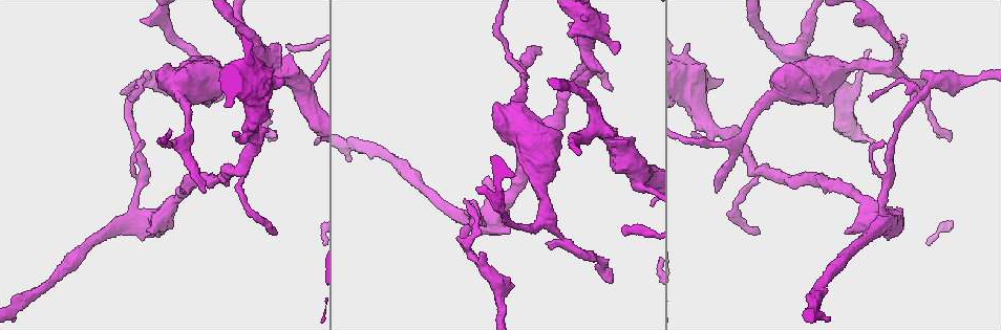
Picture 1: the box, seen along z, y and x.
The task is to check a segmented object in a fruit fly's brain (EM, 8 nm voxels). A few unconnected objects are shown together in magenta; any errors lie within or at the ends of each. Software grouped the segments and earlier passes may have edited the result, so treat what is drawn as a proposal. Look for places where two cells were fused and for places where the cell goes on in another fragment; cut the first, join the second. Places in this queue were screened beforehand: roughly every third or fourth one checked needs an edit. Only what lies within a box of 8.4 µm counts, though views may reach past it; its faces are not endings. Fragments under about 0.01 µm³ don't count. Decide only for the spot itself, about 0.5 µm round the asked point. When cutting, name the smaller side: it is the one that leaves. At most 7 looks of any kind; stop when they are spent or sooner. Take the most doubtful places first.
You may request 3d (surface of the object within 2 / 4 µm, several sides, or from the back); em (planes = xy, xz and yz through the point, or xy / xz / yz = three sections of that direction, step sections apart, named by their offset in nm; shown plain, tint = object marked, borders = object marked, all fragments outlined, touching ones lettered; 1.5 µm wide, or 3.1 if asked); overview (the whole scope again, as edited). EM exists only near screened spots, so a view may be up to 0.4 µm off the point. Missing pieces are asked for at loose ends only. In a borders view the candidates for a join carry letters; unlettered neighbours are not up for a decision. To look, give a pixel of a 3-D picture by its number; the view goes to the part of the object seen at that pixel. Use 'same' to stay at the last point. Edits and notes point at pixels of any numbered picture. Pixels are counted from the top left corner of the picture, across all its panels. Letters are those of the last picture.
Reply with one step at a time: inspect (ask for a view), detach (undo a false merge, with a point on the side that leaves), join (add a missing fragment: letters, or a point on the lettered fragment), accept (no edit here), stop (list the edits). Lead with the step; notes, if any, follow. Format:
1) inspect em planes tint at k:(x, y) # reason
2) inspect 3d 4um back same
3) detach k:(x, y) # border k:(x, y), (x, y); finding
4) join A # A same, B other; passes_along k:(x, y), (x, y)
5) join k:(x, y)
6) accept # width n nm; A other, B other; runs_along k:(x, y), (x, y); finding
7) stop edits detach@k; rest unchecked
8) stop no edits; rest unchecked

inspect 3d 2um at 1:(918, 98) # sharp bend

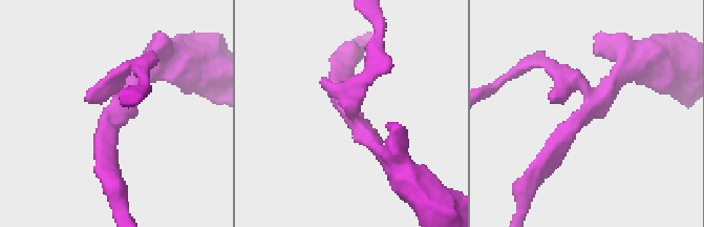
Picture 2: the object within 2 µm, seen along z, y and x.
inspect em xz step 8 tint at 2:(354, 116) # arms 3; need the tissue

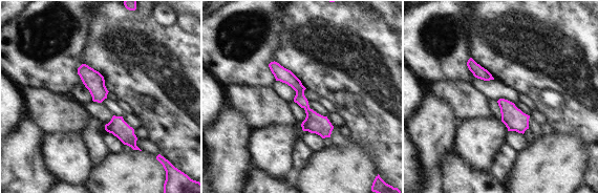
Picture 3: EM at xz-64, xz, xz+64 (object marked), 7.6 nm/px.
inspect em planes borders same # cut it another way

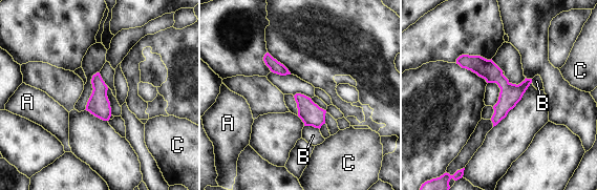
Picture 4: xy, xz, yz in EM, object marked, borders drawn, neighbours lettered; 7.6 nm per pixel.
accept # width 160 nm; A other, B other, C other; one cell here

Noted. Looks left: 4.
inspect em planes borders at 1:(614, 53) # an open end

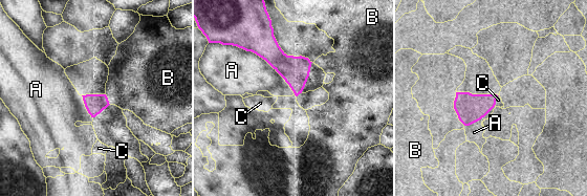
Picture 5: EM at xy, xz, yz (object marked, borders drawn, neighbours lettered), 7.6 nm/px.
accept # A other, B other, C other; border 5:(498, 95), (495, 104); none of them fits

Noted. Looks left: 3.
inspect em xz step 4 tint at 1:(915, 81) # branch point

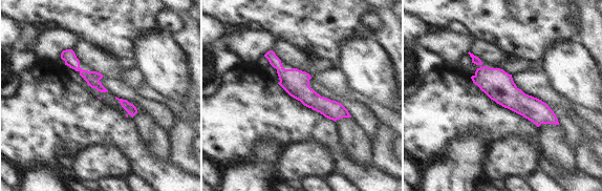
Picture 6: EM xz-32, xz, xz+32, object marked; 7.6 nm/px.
inspect em xz step 4 borders same

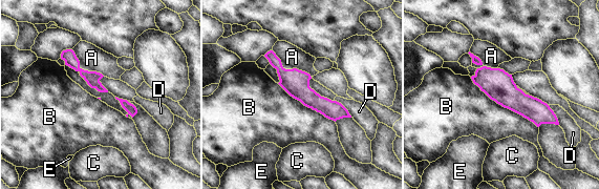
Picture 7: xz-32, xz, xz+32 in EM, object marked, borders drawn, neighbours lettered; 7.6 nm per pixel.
accept # width 110 nm; A other, B other, C other, D other, E other; runs_along 7:(474, 59), (512, 98), (555, 121); one cell here

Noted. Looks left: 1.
stop no edits; rest unchecked

